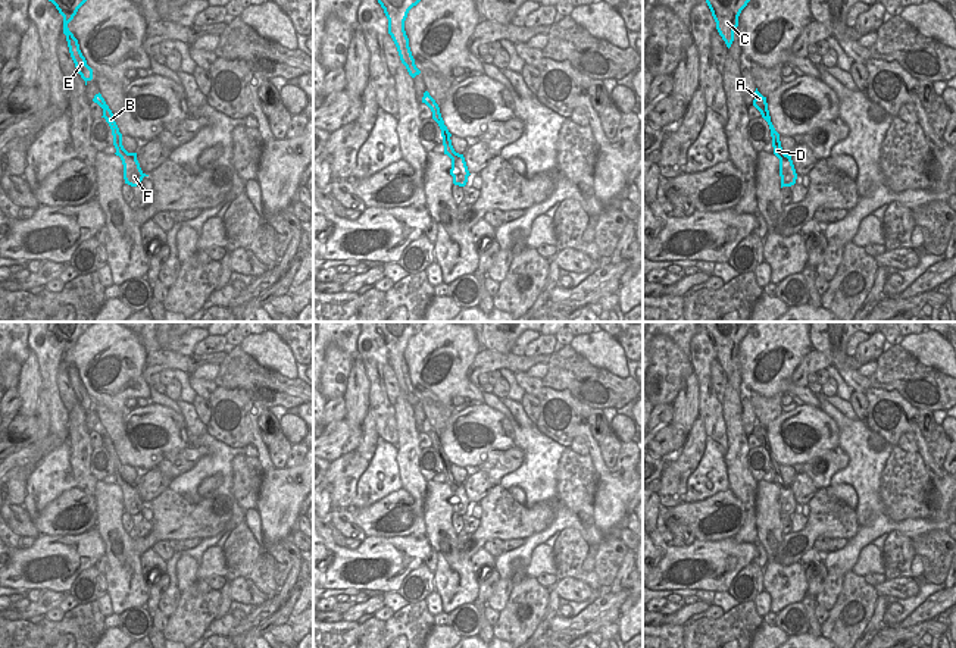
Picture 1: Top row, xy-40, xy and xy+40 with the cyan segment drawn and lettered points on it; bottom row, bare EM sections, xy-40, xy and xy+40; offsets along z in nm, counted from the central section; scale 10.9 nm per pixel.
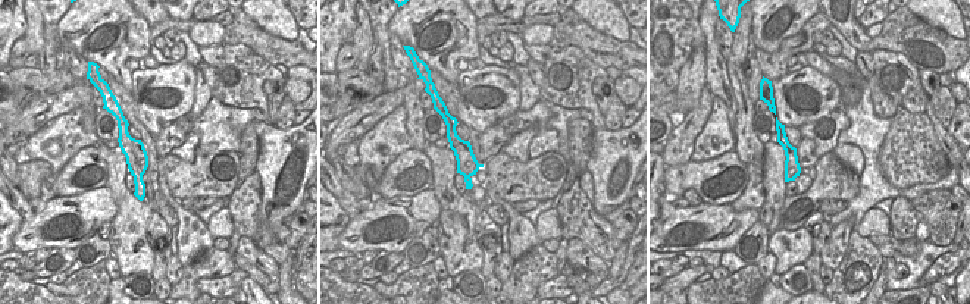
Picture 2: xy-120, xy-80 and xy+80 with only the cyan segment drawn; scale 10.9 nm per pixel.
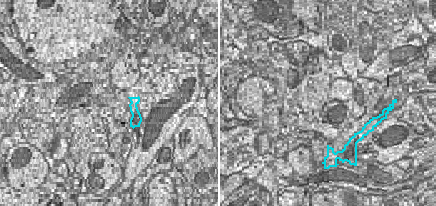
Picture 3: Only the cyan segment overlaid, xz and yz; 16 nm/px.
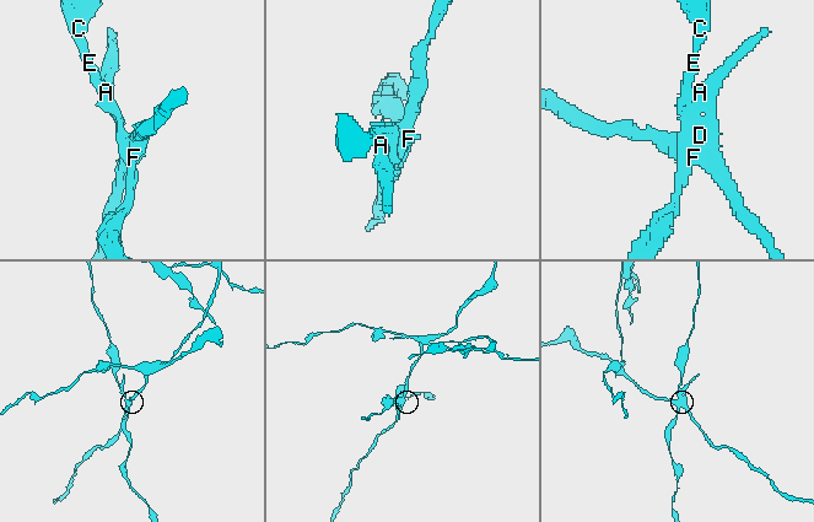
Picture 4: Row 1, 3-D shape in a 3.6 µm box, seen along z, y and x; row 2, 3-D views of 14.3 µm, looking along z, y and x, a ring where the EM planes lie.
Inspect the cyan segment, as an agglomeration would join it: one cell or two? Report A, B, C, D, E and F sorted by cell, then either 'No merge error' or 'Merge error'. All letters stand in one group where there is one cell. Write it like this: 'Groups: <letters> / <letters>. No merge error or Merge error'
Groups: A B D F / C E. Merge error

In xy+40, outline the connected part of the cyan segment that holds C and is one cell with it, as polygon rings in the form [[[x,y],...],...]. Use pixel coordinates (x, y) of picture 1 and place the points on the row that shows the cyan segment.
[[[706,0],[716,22],[716,29],[728,48],[734,41],[738,16],[749,1],[750,0]]]

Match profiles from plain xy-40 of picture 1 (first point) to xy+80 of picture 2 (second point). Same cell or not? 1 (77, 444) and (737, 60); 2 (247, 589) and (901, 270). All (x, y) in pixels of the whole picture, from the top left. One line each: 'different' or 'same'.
1: same
2: different

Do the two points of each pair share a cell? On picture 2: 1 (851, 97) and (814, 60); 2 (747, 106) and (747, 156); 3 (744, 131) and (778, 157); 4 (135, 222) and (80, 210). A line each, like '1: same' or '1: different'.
1: same
2: same
3: different
4: different

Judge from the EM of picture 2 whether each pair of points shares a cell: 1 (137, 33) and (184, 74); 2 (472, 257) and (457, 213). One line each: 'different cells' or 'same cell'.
1: different cells
2: same cell

